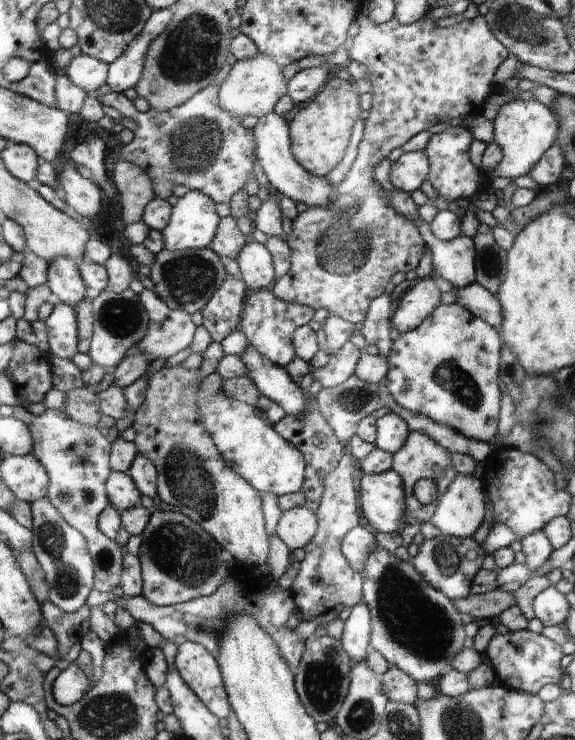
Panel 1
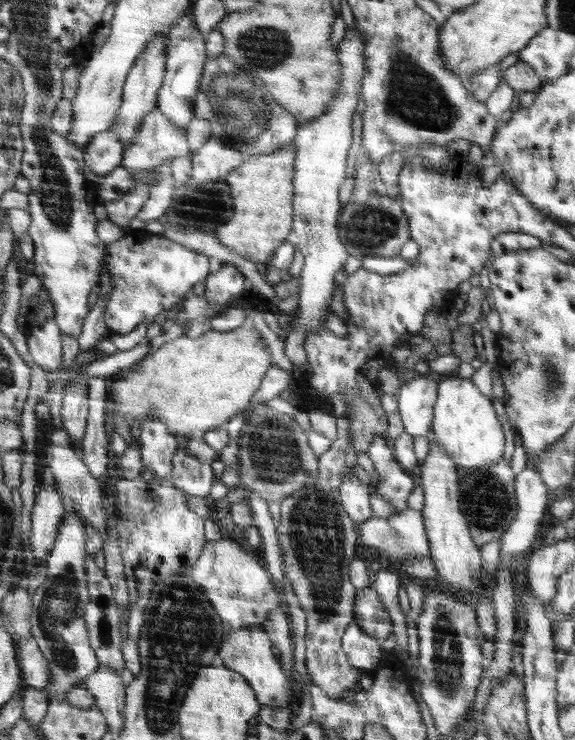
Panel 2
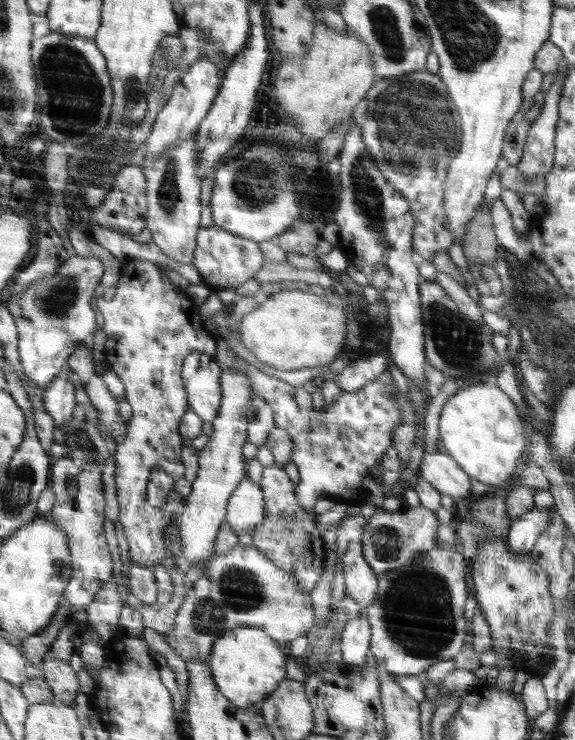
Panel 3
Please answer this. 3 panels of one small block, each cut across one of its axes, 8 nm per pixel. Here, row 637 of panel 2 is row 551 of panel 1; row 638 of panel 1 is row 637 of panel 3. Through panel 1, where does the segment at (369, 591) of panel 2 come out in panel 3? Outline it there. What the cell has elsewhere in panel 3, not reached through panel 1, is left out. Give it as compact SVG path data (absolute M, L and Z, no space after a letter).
M444 544L423 552L410 566L378 576L377 591L366 615L371 626L369 652L395 675L420 674L440 660L456 656L464 644L466 564L464 556Z

